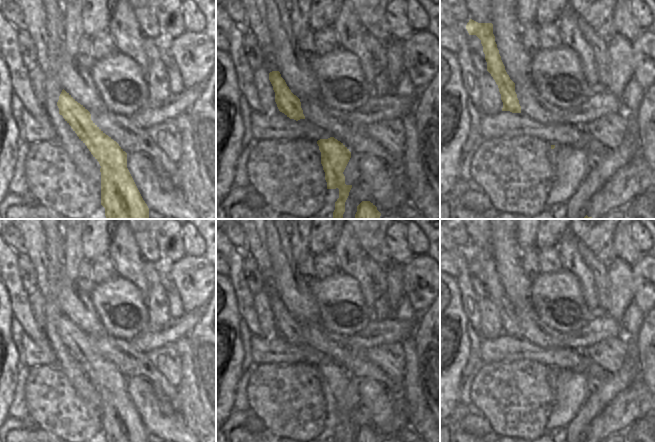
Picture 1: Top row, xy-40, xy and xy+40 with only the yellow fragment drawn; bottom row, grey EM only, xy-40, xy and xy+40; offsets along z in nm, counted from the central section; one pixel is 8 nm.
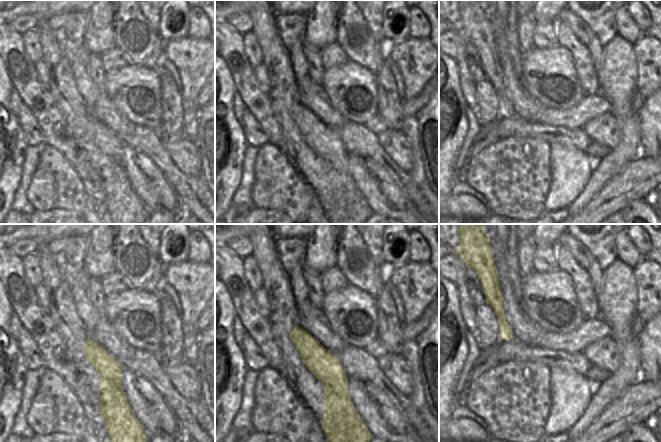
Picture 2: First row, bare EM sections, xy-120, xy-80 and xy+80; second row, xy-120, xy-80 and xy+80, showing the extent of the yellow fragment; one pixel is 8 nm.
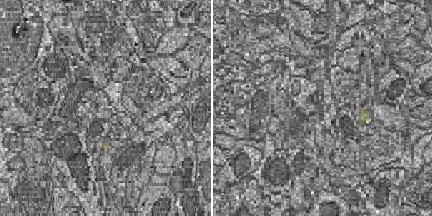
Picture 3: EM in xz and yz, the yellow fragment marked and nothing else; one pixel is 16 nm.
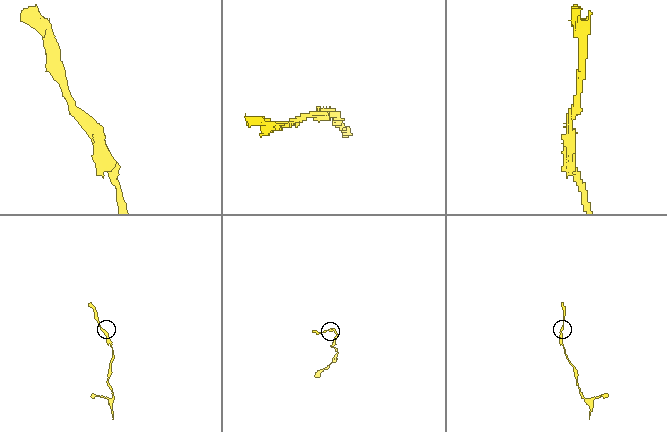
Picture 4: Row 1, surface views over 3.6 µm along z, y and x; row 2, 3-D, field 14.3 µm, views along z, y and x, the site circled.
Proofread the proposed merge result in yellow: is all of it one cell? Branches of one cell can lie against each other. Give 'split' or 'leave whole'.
leave whole

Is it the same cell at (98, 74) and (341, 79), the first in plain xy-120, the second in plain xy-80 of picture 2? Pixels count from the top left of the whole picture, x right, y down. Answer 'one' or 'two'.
two

